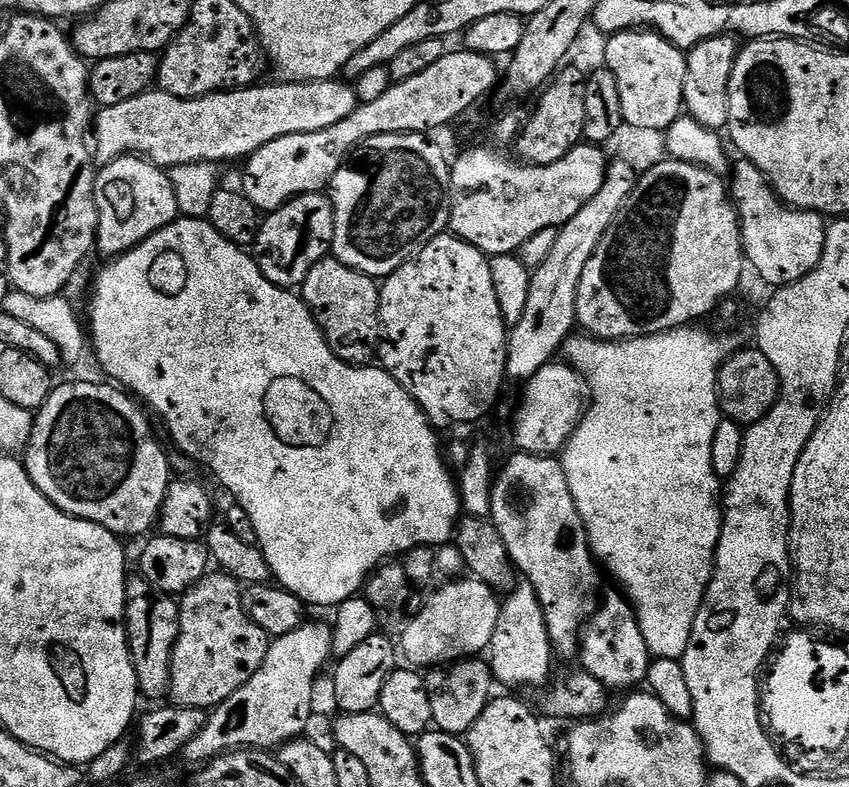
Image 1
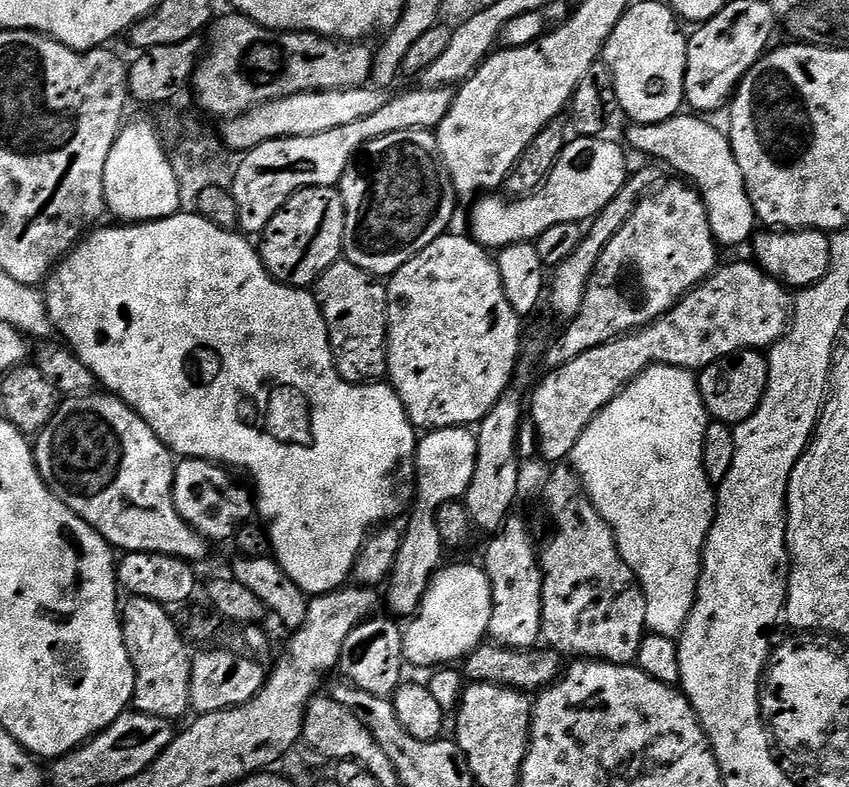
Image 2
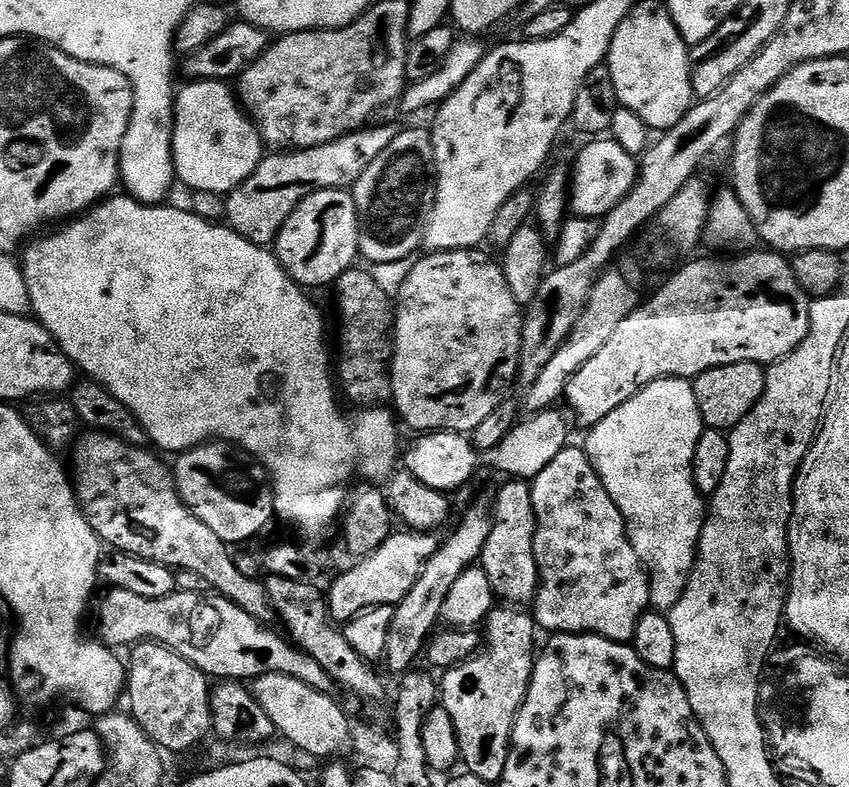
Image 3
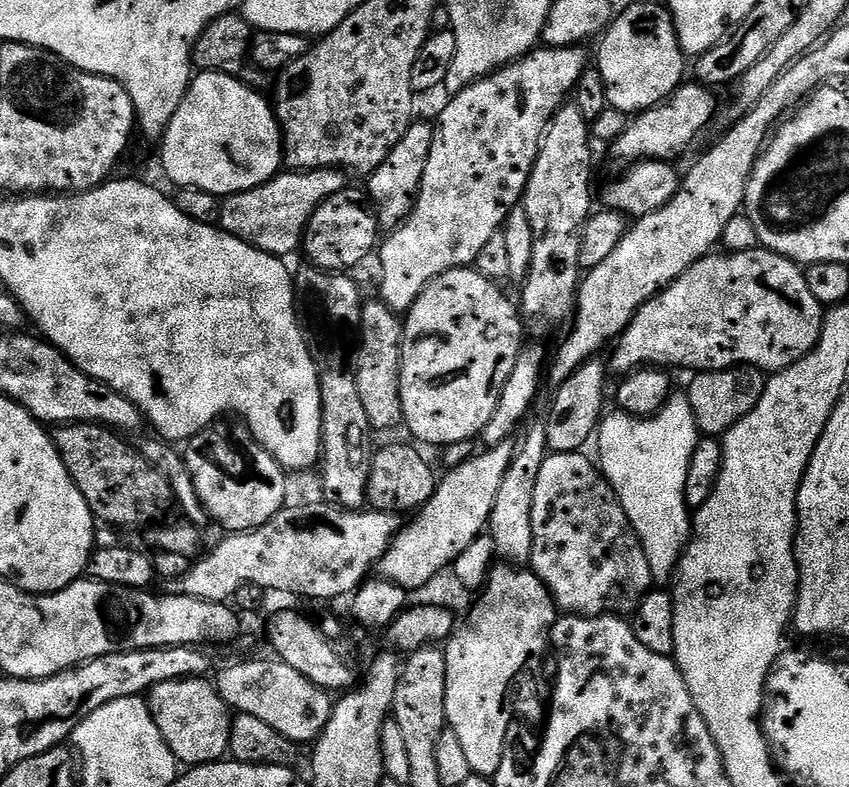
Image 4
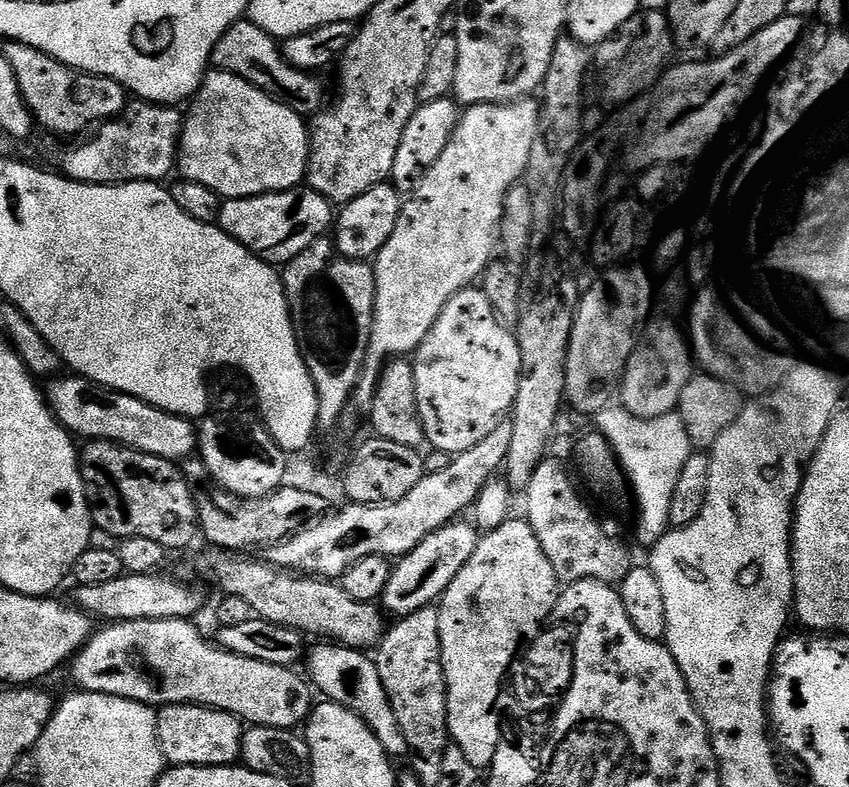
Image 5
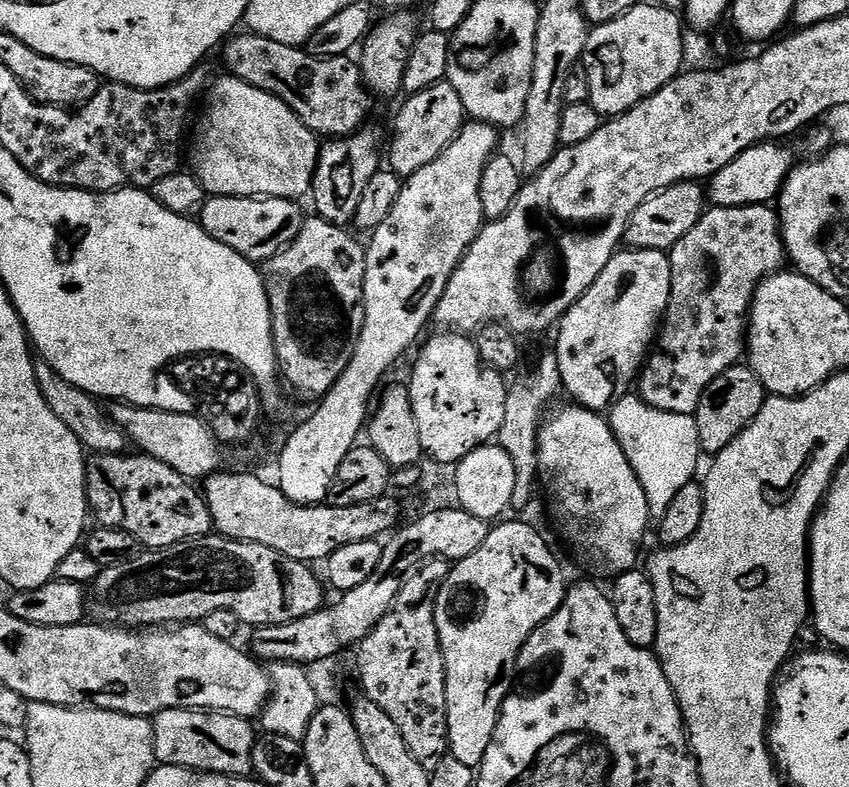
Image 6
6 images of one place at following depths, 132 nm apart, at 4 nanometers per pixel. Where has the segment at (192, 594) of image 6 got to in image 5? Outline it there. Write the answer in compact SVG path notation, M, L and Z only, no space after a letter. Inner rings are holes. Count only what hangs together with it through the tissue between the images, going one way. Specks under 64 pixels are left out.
M205 547L205 552L200 552L192 560L192 572L200 580L213 584L217 593L226 596L237 596L242 598L253 613L259 619L266 622L274 622L278 626L293 628L303 632L308 638L323 638L328 642L335 642L344 645L345 648L358 648L361 650L375 649L386 631L385 613L375 603L363 604L354 598L350 598L339 583L322 580L315 576L301 576L295 572L285 572L283 568L277 568L269 564L267 559L251 560L250 555L240 552L229 552L227 548Z

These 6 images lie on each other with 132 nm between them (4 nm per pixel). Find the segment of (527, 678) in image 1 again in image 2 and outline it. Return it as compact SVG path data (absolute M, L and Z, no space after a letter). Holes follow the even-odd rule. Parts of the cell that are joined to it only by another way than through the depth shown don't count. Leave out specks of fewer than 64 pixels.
M519 514L509 516L499 532L491 537L484 552L482 567L493 586L493 616L490 618L488 634L497 645L509 650L532 650L541 643L542 606L544 605L544 569L540 567L538 544L532 541L532 532Z

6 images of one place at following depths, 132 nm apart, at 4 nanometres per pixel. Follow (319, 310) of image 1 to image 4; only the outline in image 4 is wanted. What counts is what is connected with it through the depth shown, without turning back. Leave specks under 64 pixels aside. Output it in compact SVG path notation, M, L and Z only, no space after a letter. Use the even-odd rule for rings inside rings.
M373 298L359 309L358 336L359 332L360 345L354 348L354 371L366 418L370 418L374 430L392 428L404 419L400 397L400 347L404 344L404 321L390 305Z

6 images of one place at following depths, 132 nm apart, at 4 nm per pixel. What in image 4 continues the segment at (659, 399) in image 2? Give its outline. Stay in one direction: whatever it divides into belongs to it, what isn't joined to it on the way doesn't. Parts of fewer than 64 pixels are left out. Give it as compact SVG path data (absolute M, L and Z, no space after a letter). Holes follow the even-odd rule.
M669 395L663 408L653 416L641 418L617 411L616 416L605 415L598 425L598 467L607 478L608 485L616 491L622 510L626 510L626 518L631 522L632 529L644 547L646 562L650 562L650 570L657 581L664 580L667 576L669 579L673 575L676 565L680 563L682 546L687 545L690 539L690 509L684 500L686 470L690 466L690 458L694 454L697 442L702 439L687 395L676 395Z

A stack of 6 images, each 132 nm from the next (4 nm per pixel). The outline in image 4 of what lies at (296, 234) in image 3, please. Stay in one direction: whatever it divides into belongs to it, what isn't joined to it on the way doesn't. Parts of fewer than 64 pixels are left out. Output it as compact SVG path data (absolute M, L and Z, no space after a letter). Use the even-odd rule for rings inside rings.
M355 186L343 188L338 194L326 198L326 202L322 202L314 210L302 241L302 252L308 255L307 263L311 267L344 274L349 271L347 268L362 263L372 247L372 251L377 247L376 213L369 197L361 189L360 192Z

